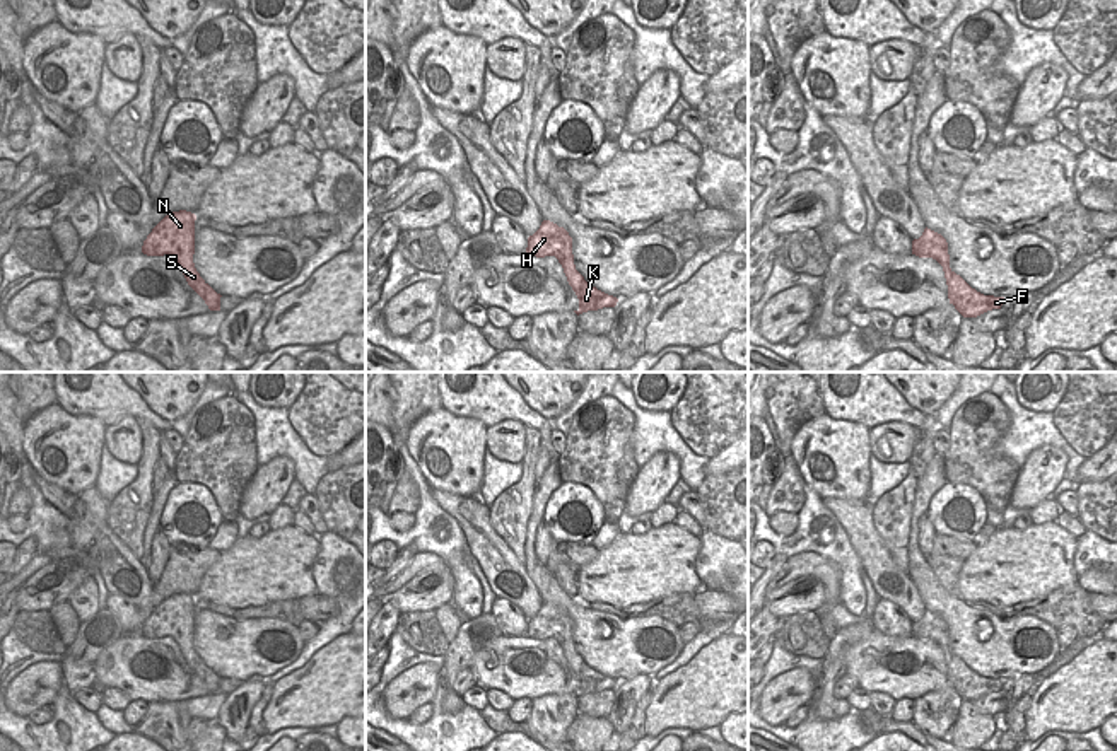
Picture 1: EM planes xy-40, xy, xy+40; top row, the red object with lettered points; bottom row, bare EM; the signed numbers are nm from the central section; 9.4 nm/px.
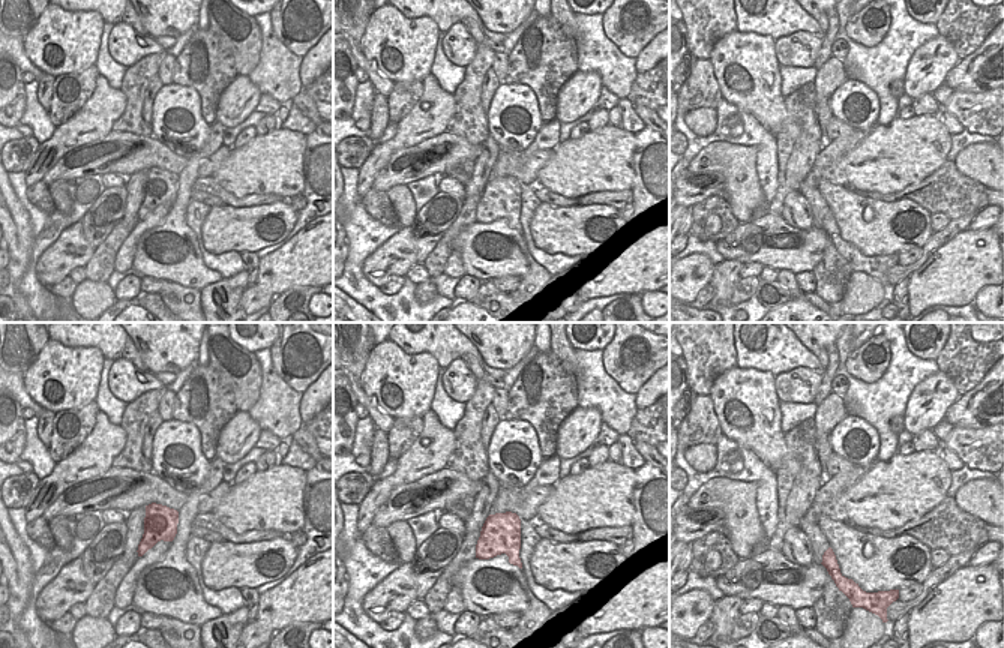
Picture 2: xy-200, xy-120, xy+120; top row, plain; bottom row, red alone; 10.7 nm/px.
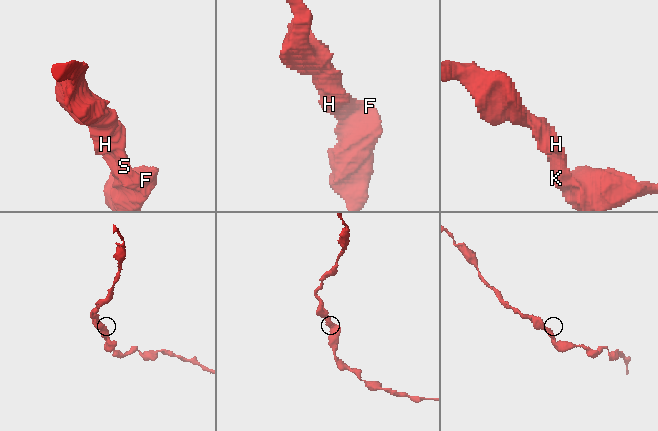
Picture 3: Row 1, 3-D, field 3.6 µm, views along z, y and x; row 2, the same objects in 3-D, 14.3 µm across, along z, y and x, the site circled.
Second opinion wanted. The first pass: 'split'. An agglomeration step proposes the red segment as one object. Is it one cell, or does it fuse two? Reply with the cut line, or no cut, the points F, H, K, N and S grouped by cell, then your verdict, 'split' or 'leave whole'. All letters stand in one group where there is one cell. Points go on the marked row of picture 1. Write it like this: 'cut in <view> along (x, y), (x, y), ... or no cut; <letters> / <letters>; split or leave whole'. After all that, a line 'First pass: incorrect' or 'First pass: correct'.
no cut; F H K N S; leave whole
First pass: incorrect

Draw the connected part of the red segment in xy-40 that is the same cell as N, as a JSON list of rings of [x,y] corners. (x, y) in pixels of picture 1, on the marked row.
[[[186,210],[166,215],[143,241],[142,253],[147,256],[173,254],[188,285],[205,300],[210,311],[220,311],[222,295],[200,277],[193,263],[195,220],[196,215]]]

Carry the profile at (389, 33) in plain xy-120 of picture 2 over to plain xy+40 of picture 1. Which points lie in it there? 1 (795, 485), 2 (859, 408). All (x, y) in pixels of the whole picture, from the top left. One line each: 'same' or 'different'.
1: different
2: different

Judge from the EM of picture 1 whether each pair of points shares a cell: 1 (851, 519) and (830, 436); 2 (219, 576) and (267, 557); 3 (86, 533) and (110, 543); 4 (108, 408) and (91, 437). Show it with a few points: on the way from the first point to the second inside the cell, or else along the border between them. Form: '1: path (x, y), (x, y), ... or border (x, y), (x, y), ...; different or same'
1: border (822, 497), (844, 497), (865, 502); different
2: path (231, 576), (245, 576), (255, 569); same
3: border (106, 521), (91, 543); different
4: border (64, 408), (70, 413), (94, 415), (106, 425); different

